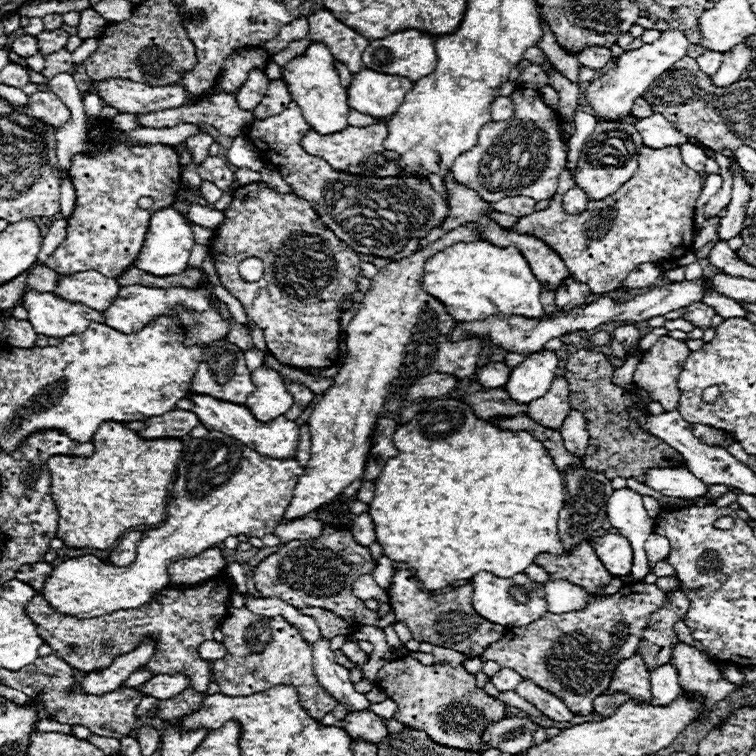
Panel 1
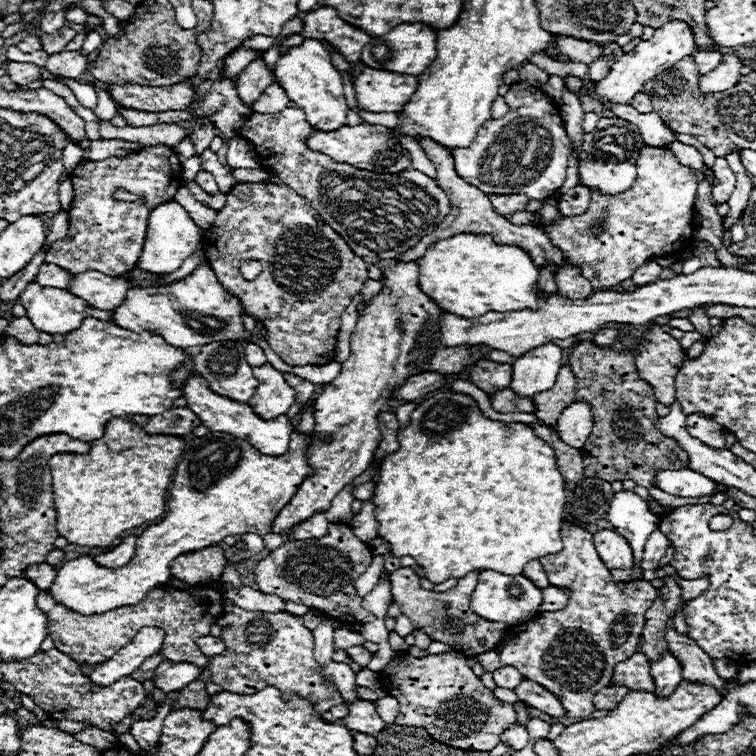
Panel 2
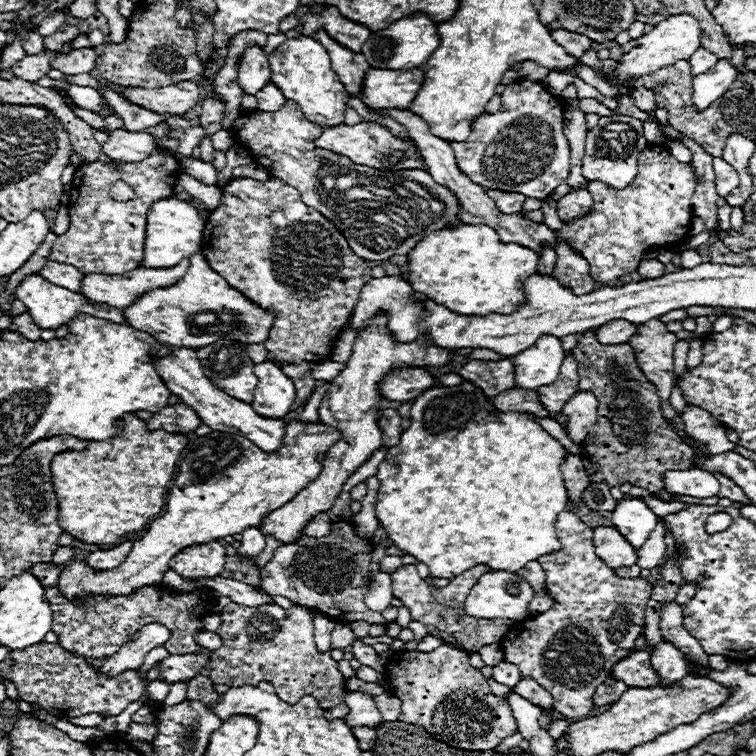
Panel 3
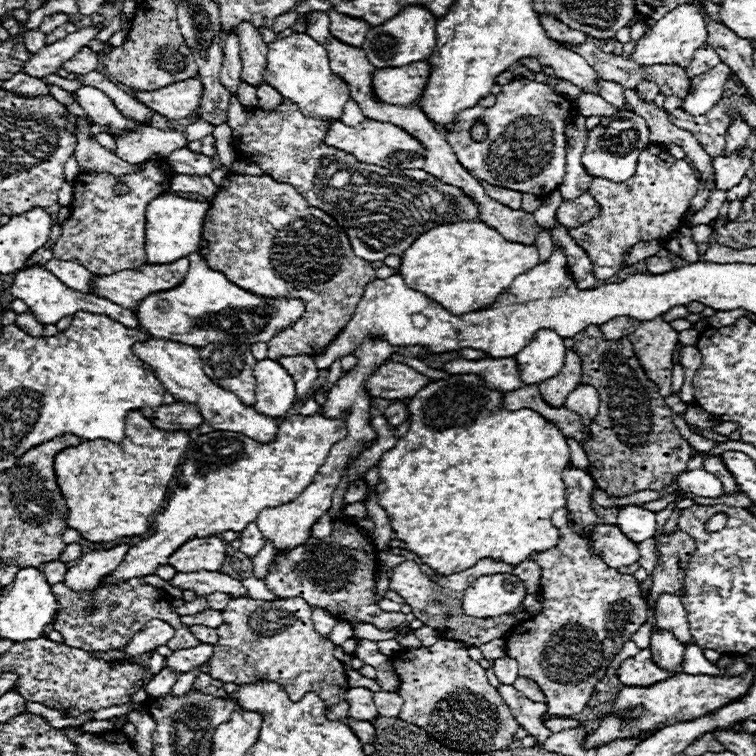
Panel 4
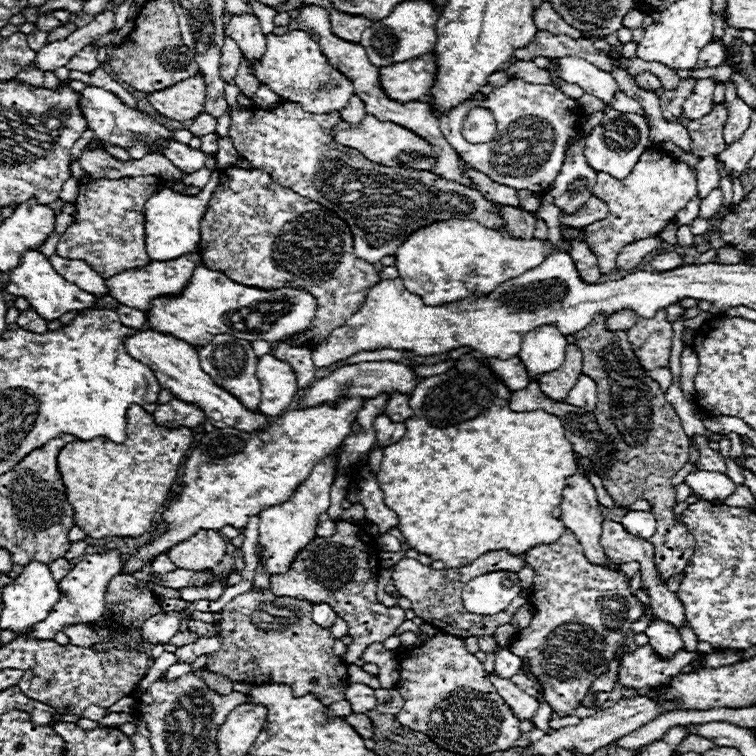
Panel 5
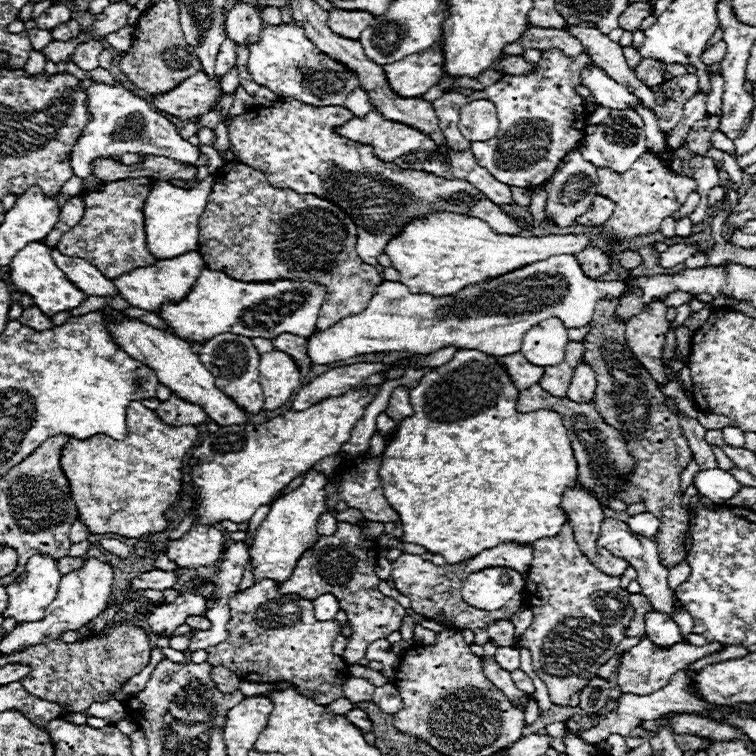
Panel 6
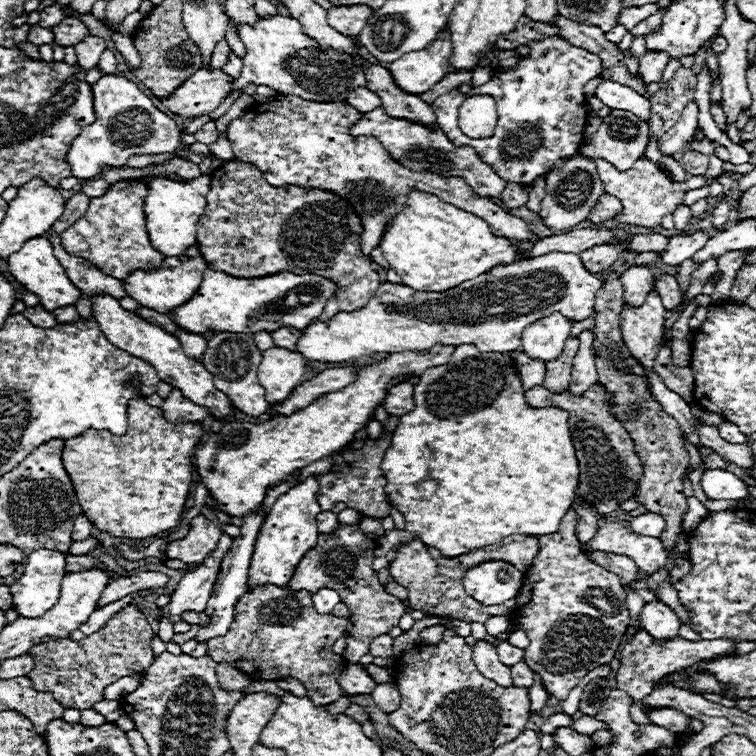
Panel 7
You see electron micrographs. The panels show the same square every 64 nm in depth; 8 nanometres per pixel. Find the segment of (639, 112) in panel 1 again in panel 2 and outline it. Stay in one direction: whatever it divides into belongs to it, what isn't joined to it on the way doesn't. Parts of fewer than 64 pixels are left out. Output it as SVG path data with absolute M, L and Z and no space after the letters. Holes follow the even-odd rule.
M640 92L640 96L634 96L632 108L636 108L640 114L650 114L650 112L654 112L650 98L648 98L646 94L642 94L642 92Z

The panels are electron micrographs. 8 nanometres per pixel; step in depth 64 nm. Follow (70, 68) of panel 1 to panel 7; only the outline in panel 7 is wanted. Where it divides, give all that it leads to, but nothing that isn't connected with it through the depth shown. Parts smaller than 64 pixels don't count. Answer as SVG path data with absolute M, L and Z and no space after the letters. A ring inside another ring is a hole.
M86 36L80 44L74 46L76 56L78 56L78 64L84 70L90 70L94 66L98 66L98 60L102 56L102 52L106 50L106 42L102 38L96 36Z

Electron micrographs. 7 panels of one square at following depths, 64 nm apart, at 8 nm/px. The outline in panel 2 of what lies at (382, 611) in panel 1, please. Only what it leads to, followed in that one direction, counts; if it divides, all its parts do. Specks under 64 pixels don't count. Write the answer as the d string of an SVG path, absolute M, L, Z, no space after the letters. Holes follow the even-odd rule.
M374 556L370 568L358 580L354 580L354 588L356 588L358 596L364 598L366 594L370 594L378 586L378 578L380 578L382 568L384 568L384 558L382 556Z

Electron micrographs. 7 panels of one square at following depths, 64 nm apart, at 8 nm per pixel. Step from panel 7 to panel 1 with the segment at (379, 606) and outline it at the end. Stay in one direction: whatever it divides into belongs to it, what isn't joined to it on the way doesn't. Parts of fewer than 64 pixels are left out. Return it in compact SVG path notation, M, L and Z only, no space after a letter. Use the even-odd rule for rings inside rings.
M324 528L324 534L310 540L292 540L278 552L270 554L254 568L254 584L260 596L278 598L286 604L302 608L324 608L344 618L348 624L376 626L378 614L364 606L360 598L352 594L352 584L364 574L372 574L376 562L366 546L360 546L352 532L346 528Z

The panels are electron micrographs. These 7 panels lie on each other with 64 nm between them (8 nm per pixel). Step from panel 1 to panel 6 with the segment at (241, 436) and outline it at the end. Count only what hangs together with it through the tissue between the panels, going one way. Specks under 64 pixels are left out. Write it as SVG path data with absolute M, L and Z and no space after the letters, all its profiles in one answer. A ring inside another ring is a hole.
M104 308L104 312L114 316L114 326L110 326L110 330L116 336L116 342L134 360L148 364L148 368L152 368L156 372L160 384L170 388L176 396L180 396L184 400L192 400L192 404L200 404L204 408L204 412L210 416L210 420L216 422L218 426L234 426L234 424L248 422L246 412L228 394L224 394L220 388L214 386L214 376L204 368L204 364L192 352L188 342L180 340L178 336L174 336L168 330L158 330L158 328L152 328L152 326L136 322L136 320L124 320L118 310Z

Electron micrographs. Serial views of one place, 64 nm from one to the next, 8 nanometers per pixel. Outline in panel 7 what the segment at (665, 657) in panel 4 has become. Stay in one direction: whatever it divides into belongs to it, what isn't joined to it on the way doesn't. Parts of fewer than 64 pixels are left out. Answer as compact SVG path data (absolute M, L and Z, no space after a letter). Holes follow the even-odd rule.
M658 600L642 608L640 622L654 640L674 640L680 630L680 620L676 618L676 614Z

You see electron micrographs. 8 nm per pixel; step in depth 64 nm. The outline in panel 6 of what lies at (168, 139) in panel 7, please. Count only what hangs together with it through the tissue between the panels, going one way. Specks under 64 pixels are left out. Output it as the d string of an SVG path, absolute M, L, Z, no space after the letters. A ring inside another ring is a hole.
M92 84L86 90L88 96L88 112L92 120L84 128L84 134L76 142L72 156L70 156L70 166L74 176L78 178L88 178L92 174L90 162L98 156L106 156L112 160L120 162L120 154L132 152L132 154L154 154L154 156L168 156L180 164L188 166L198 166L200 150L192 146L190 142L182 140L178 136L178 130L172 122L168 122L164 116L160 116L156 110L152 110L144 100L132 96L130 90L124 86L106 86L106 84Z

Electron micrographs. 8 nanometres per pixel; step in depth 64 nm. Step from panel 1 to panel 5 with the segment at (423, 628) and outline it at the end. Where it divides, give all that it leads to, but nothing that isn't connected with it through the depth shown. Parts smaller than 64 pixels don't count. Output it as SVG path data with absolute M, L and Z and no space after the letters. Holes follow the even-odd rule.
M488 552L480 558L476 558L470 566L452 568L452 570L430 570L428 566L420 564L418 560L404 558L392 568L392 584L396 586L400 596L404 596L412 602L414 614L418 618L422 618L424 622L436 626L440 632L450 634L450 636L458 636L458 638L474 636L480 640L482 636L494 636L498 626L510 624L516 611L527 603L527 595L522 592L504 612L499 612L496 616L476 616L476 614L468 614L464 610L464 604L460 598L464 584L486 572L498 572L498 570L518 572L522 566L524 566L524 556L508 556L506 552Z

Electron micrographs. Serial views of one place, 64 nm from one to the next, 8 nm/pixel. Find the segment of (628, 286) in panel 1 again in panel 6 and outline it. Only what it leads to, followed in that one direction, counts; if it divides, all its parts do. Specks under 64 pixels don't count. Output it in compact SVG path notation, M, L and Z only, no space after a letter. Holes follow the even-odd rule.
M688 242L674 244L666 252L660 254L658 266L662 266L662 268L674 268L678 264L684 264L692 254L694 254L694 246L692 244L688 244Z

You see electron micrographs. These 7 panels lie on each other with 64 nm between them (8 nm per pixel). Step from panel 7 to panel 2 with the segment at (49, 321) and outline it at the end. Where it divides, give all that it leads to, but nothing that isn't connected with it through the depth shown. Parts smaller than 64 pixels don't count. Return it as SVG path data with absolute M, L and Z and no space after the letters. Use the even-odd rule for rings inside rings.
M12 318L8 322L8 328L4 330L4 336L12 336L20 344L36 344L38 342L38 330L32 326L32 322L24 318Z

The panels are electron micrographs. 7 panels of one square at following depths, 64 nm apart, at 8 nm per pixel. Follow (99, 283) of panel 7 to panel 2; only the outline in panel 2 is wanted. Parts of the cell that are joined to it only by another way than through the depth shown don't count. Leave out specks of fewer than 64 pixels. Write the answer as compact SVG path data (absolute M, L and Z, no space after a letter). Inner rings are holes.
M42 264L36 278L42 288L66 288L72 280L72 274L68 274L62 268L56 268L54 264Z

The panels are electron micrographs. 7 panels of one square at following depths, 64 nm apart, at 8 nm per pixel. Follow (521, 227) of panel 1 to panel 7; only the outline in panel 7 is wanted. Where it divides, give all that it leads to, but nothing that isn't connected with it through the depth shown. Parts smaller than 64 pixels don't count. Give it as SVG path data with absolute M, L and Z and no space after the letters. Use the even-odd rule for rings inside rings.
M642 156L628 172L618 172L606 160L596 160L596 168L598 168L598 176L602 180L604 192L622 202L622 212L616 216L616 222L622 226L642 226L642 228L660 226L662 216L672 214L678 208L678 204L684 202L686 192L700 188L704 184L702 176L692 176L690 180L676 182L664 170L656 168L656 164L652 160L648 160L646 156Z

